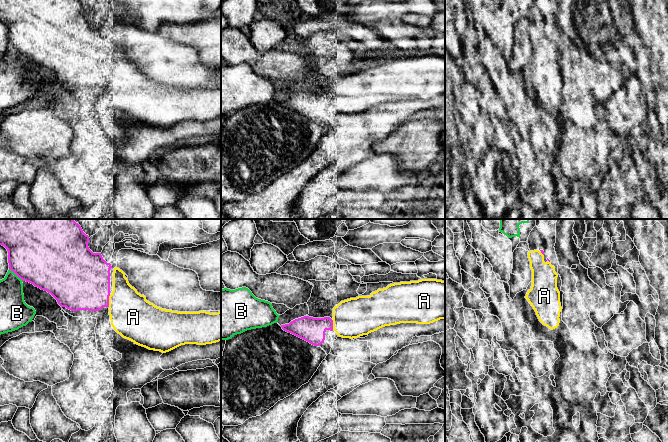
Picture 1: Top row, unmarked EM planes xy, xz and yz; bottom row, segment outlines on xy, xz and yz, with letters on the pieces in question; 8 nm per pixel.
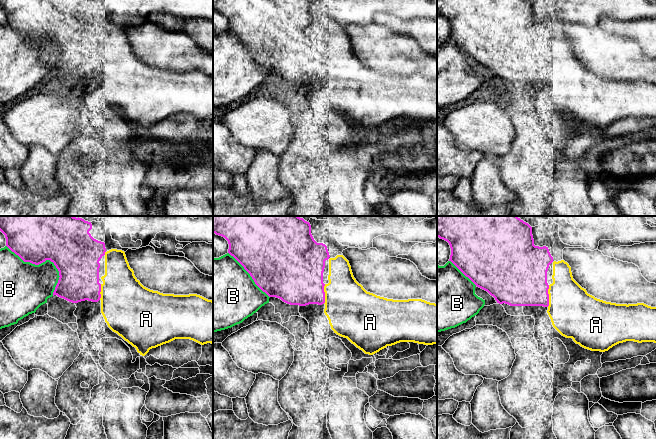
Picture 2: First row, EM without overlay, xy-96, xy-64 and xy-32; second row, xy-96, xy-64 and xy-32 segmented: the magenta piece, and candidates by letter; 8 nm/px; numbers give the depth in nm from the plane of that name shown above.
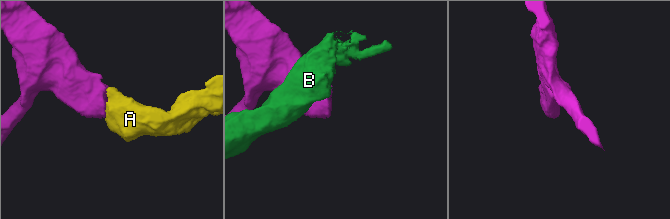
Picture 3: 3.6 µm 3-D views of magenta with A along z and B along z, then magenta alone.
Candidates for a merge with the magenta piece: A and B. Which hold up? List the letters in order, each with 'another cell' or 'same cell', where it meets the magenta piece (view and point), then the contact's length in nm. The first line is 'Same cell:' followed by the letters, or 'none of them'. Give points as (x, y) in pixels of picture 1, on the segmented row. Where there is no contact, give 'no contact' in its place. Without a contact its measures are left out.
Same cell: A
A: same cell; contact xy (108, 300); length 110 nm
B: another cell; contact xy (16, 274); length 160 nm

